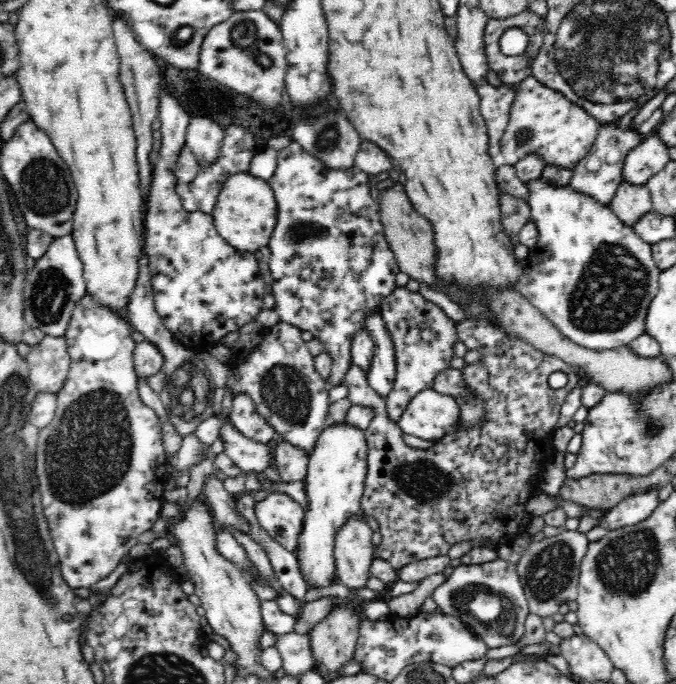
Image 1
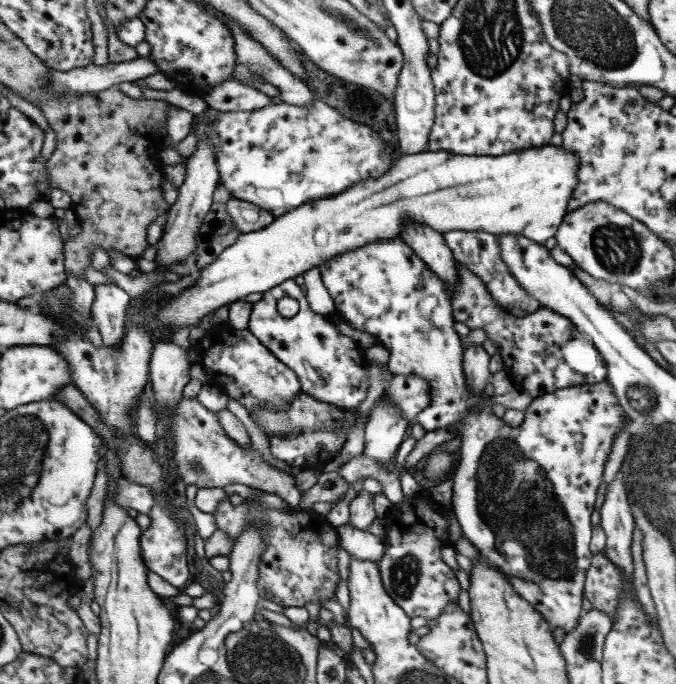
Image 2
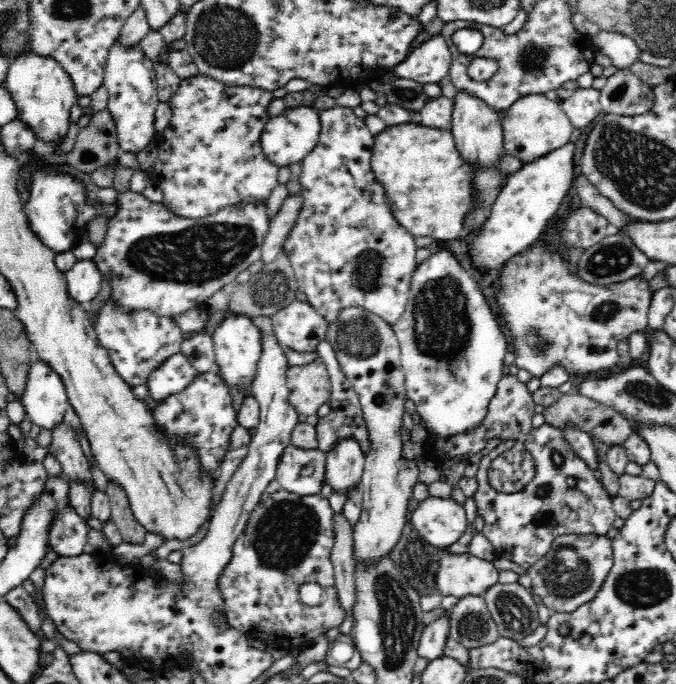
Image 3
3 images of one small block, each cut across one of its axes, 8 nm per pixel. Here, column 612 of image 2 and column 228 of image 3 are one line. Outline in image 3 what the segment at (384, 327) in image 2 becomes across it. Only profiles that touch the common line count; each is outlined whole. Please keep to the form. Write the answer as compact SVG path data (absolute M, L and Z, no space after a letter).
M204 373L196 375L195 379L180 392L168 395L161 403L157 404L153 408L153 415L156 419L157 425L169 434L179 434L179 436L185 436L199 452L199 461L201 467L205 472L213 472L218 476L222 459L224 458L224 452L228 448L228 442L230 442L230 434L232 430L238 426L237 414L234 412L234 406L232 406L232 396L228 393L228 387L226 383L222 381L222 377L216 373Z

